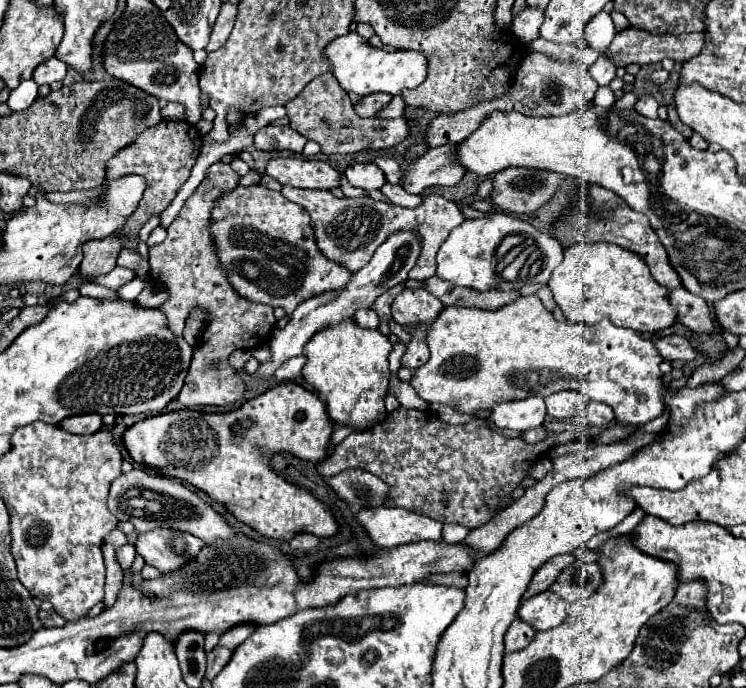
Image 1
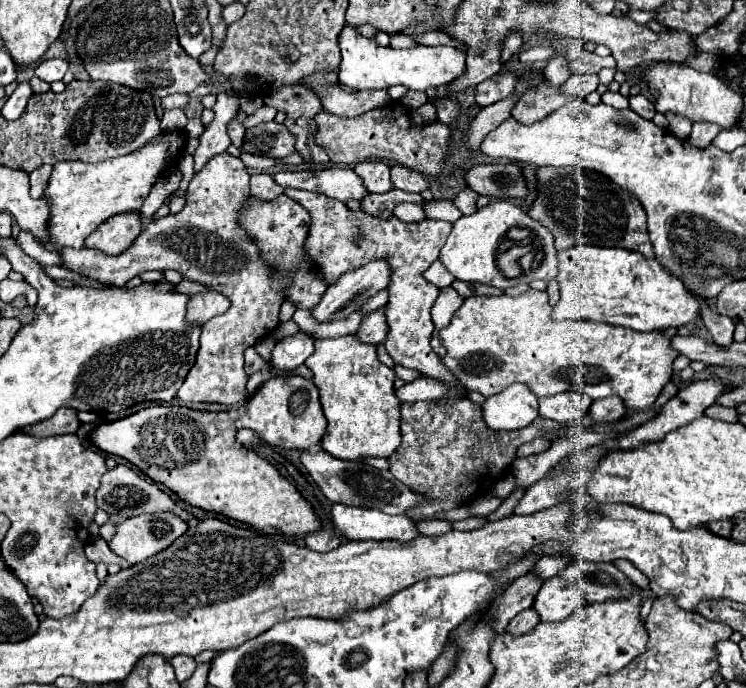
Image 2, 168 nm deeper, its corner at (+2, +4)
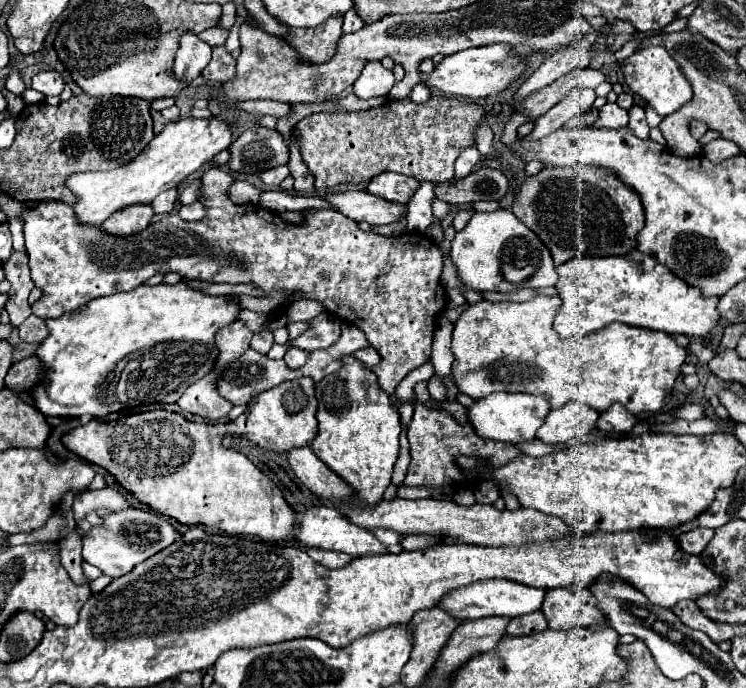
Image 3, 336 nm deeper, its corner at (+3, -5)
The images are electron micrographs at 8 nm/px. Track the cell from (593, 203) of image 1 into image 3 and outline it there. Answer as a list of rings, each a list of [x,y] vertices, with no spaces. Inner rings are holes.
[[[546,167],[522,183],[512,211],[544,241],[556,265],[574,255],[628,255],[644,227],[640,197],[600,167]]]

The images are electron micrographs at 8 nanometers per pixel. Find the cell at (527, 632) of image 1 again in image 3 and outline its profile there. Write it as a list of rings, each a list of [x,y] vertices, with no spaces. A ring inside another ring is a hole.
[[[540,611],[528,613],[528,615],[520,615],[514,617],[508,625],[508,635],[512,637],[520,637],[520,635],[532,635],[532,633],[540,633],[548,627],[546,617]]]

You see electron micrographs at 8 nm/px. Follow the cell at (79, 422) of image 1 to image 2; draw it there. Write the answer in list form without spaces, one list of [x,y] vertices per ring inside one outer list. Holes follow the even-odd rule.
[[[63,408],[63,410],[57,410],[53,418],[35,422],[35,426],[25,426],[21,432],[45,438],[45,436],[57,436],[57,434],[73,434],[77,432],[77,428],[79,428],[77,412],[71,408]]]

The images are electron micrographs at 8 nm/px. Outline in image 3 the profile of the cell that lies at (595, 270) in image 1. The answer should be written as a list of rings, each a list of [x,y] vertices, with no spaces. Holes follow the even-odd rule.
[[[640,251],[622,255],[622,257],[572,257],[570,261],[556,267],[560,279],[556,283],[558,295],[562,299],[562,305],[556,311],[554,329],[562,337],[584,337],[588,333],[594,333],[614,321],[626,323],[632,327],[644,327],[652,331],[664,331],[668,335],[688,335],[688,337],[702,337],[710,333],[710,329],[718,323],[718,297],[702,297],[702,293],[690,285],[686,285],[682,279],[672,275],[670,269],[666,269],[662,263],[658,263],[654,257],[642,255]]]

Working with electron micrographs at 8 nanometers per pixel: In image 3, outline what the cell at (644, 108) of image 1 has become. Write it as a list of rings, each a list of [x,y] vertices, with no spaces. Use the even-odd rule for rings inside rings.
[[[632,105],[628,113],[630,113],[628,129],[630,129],[634,135],[640,135],[642,139],[646,139],[648,133],[650,133],[650,125],[646,123],[646,111],[644,111],[640,105]]]

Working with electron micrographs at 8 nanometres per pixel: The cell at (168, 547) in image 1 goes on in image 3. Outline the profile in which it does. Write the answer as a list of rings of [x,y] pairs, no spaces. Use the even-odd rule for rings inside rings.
[[[144,509],[116,511],[116,513],[108,513],[100,527],[92,527],[92,531],[88,531],[82,537],[82,545],[84,545],[82,557],[90,565],[98,567],[104,575],[116,579],[132,571],[134,565],[146,561],[164,547],[172,545],[176,539],[178,539],[176,527],[160,513],[152,513]]]

